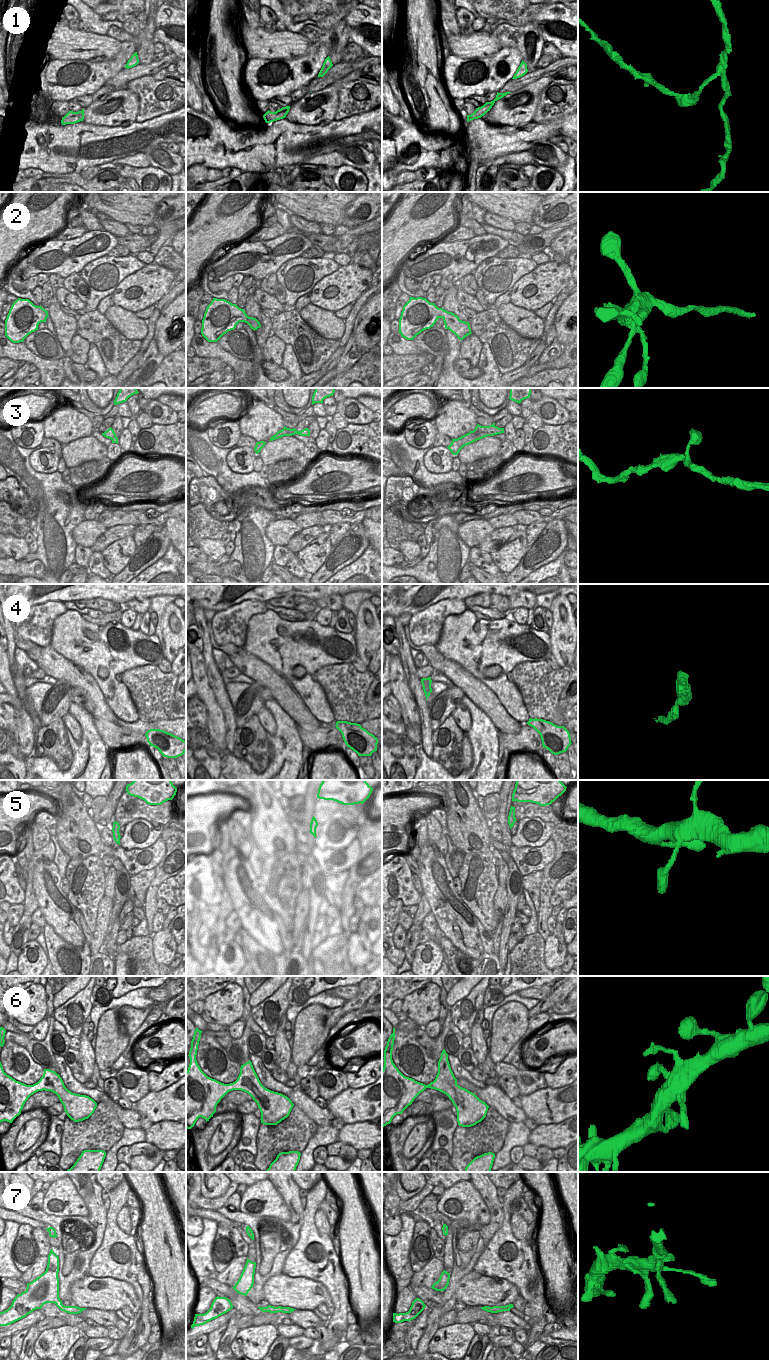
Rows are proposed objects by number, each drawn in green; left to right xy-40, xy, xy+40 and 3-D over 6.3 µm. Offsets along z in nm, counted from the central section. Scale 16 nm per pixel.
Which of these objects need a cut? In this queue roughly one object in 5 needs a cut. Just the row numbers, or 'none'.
1

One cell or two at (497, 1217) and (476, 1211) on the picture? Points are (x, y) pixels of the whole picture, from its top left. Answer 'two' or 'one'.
two

